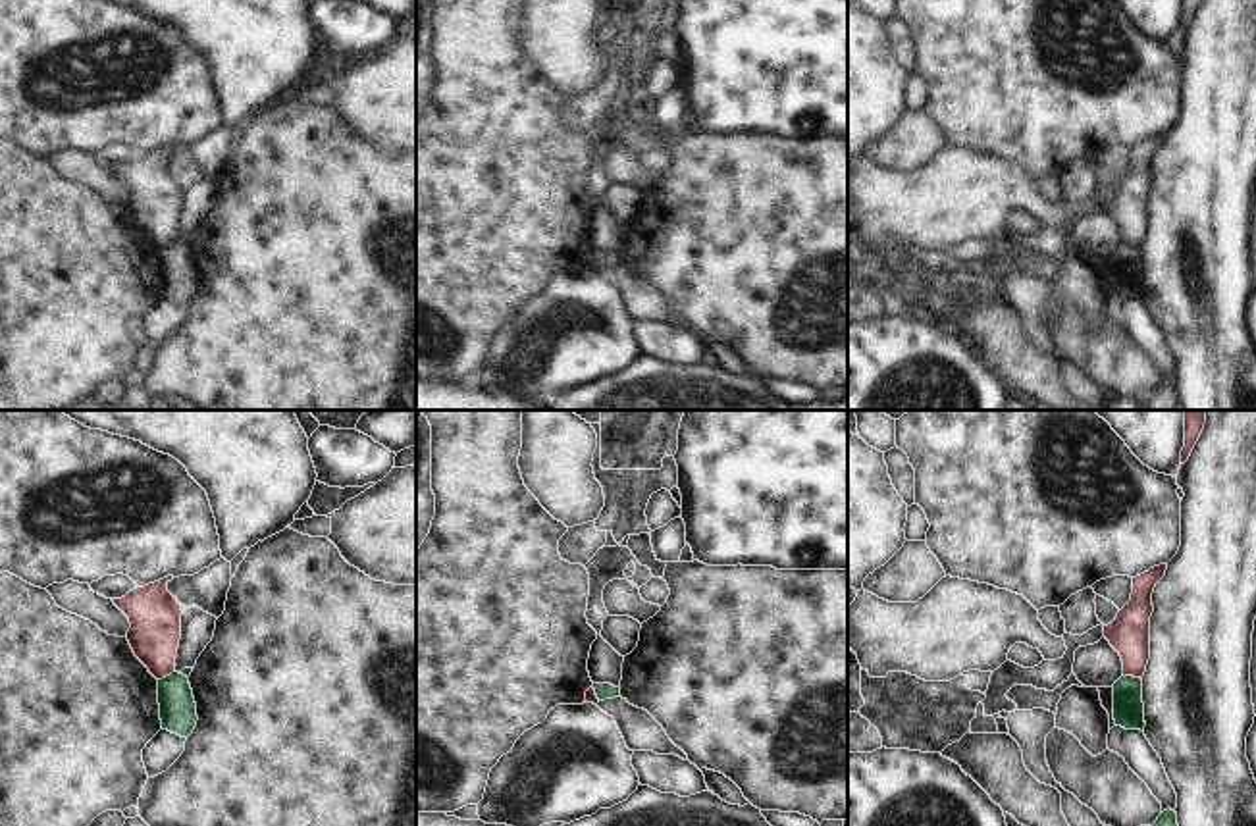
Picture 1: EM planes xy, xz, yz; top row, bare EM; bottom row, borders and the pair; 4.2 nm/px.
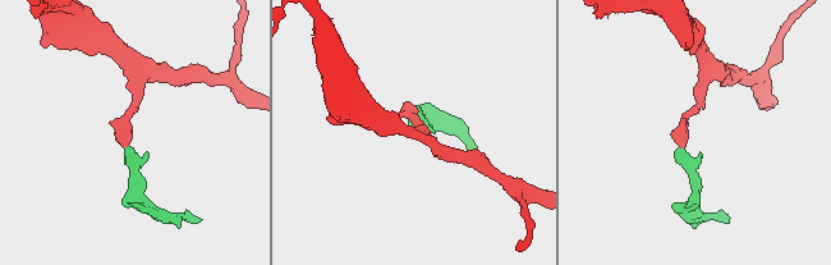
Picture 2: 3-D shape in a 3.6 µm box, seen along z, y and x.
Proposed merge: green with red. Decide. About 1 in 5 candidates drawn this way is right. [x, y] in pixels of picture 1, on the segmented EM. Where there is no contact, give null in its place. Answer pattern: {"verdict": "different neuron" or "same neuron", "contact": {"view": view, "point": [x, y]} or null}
{"verdict": "different neuron", "contact": {"view": "xy", "point": [166, 676]}}

